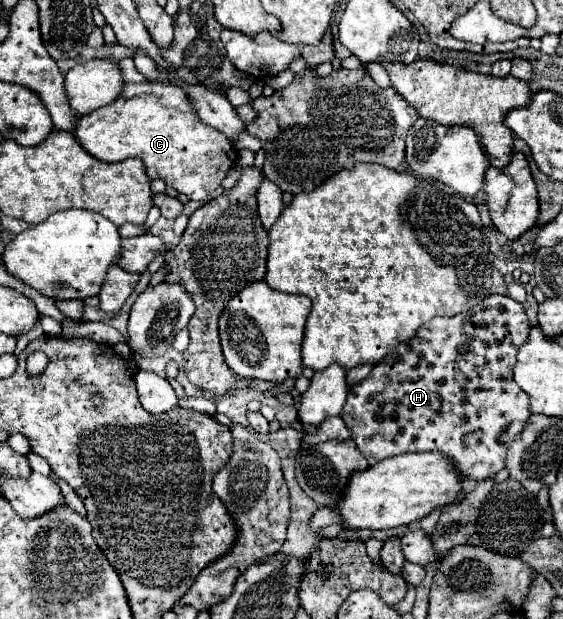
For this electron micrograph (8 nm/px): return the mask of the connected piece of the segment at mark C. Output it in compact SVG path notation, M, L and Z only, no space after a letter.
M166 82L126 84L122 94L106 108L82 116L74 136L90 156L102 162L140 158L152 180L166 180L168 186L186 194L190 200L206 200L220 186L238 156L222 132L198 120L186 94Z

